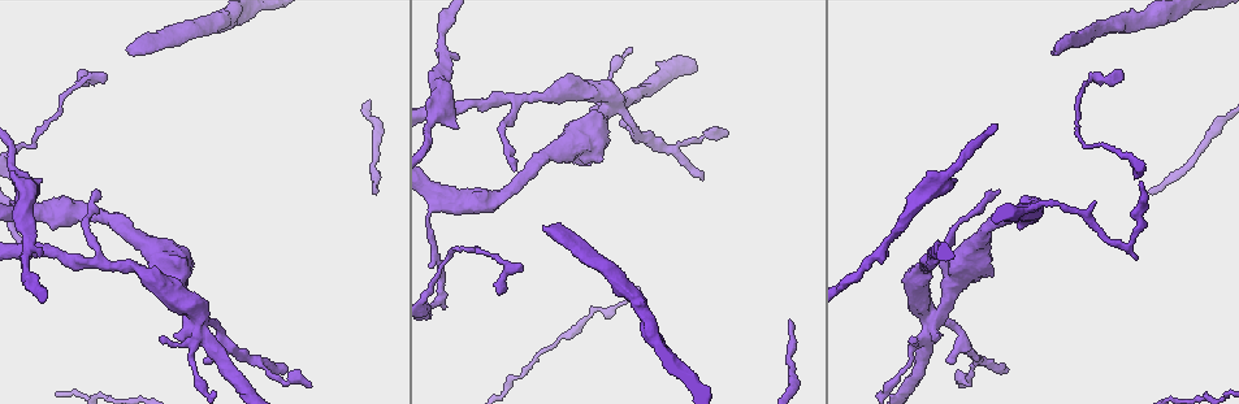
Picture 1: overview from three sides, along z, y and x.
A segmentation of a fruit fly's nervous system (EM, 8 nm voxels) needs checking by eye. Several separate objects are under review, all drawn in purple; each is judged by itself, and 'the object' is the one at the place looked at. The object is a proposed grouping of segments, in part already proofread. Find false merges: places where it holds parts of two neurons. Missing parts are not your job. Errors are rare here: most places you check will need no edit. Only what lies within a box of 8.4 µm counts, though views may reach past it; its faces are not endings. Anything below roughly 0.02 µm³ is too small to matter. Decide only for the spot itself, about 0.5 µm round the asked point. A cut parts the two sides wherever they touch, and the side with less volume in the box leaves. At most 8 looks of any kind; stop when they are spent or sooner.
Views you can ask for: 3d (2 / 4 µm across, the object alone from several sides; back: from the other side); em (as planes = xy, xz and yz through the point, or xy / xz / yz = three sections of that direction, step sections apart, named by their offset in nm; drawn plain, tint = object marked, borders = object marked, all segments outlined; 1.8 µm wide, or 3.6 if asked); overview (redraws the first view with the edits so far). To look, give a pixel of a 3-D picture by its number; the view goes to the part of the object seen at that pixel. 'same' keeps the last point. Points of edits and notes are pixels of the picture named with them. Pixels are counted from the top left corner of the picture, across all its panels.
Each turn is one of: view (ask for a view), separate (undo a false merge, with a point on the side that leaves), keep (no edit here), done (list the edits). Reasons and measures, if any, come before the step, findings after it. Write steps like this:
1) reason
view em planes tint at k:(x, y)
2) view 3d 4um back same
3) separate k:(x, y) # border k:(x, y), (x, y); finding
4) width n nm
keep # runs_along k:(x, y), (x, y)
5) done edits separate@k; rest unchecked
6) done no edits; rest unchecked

view em 3.6um xz step 8 tint at 1:(82, 81)

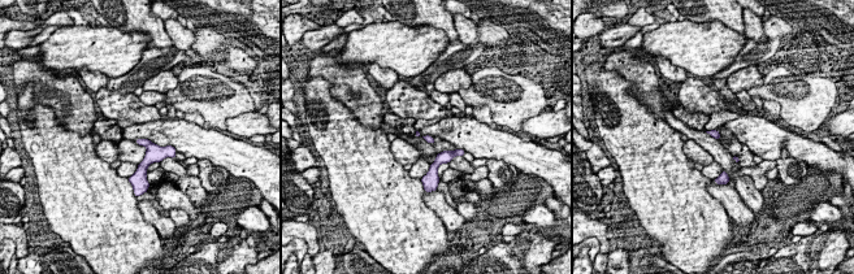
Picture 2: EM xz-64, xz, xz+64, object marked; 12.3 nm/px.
view em 3.6um planes tint same

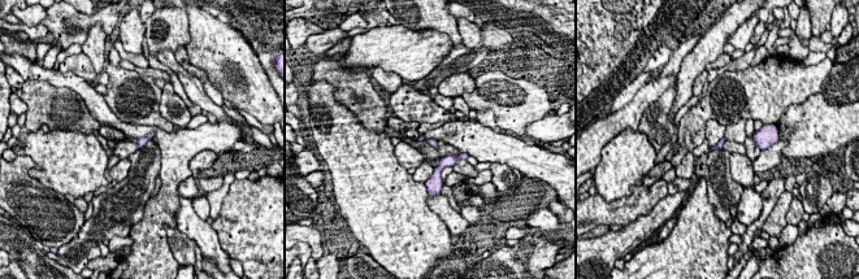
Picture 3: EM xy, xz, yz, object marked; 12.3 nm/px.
keep # one neuron here

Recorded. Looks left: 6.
sudden change in width
view em planes plain at 1:(931, 317)

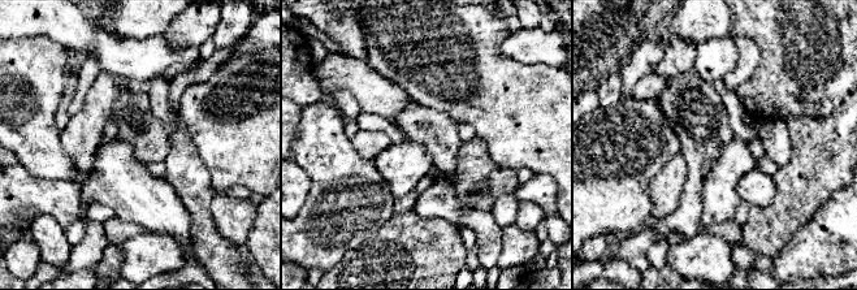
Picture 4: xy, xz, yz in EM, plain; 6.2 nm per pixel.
view em planes tint same

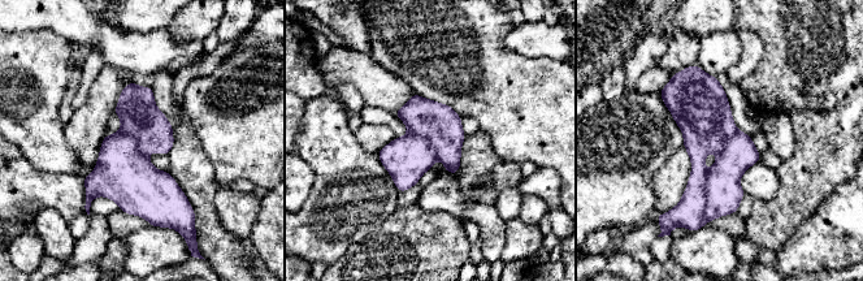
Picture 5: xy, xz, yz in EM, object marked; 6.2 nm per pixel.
separate 5:(689, 212) # border 5:(707, 172), (703, 224); two neurons meet here

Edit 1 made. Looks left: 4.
arms part here
view em planes tint at 1:(1032, 214)

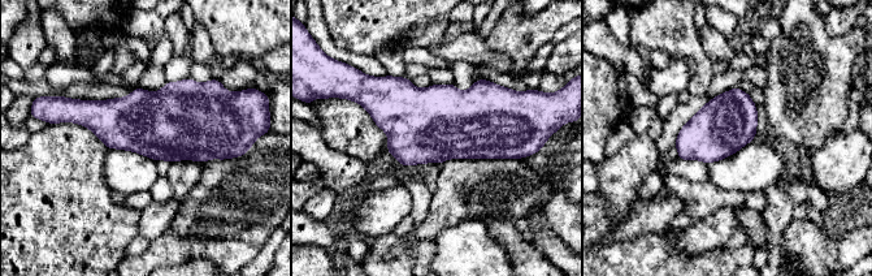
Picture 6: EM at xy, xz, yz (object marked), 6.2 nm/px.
keep # continuous, no second neuron

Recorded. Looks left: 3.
done edits separate@5; rest unchecked

